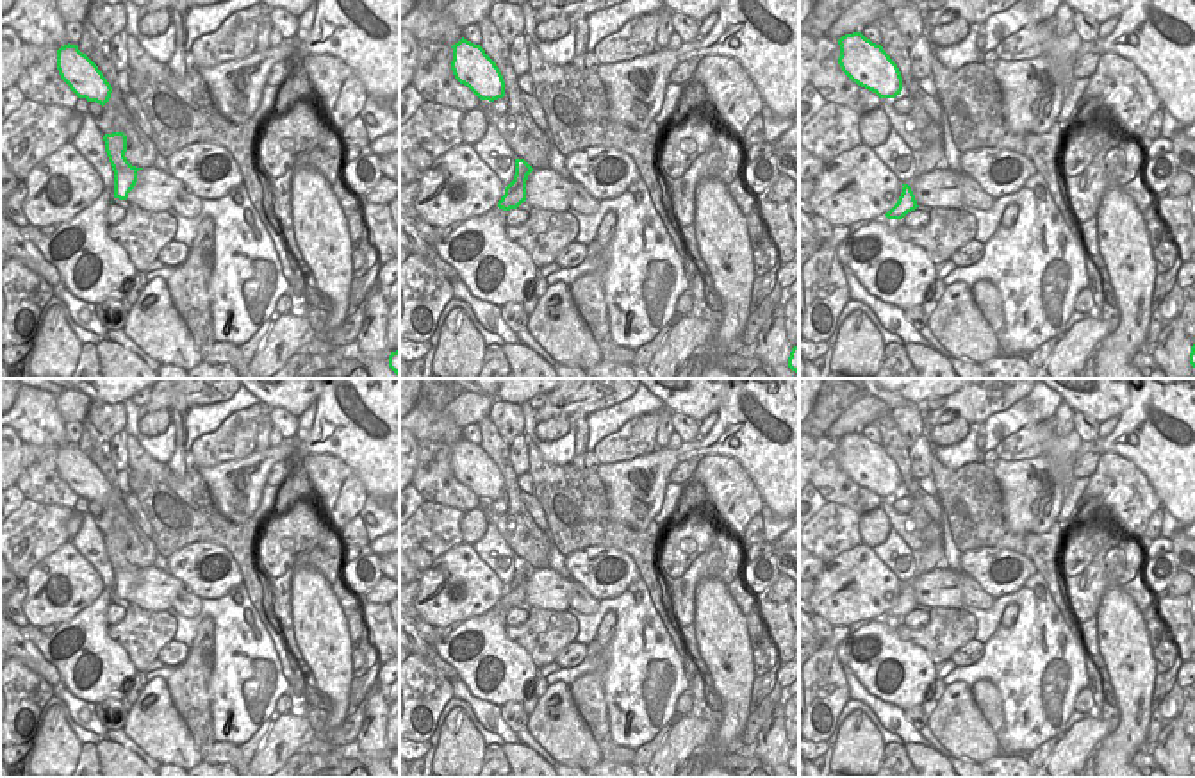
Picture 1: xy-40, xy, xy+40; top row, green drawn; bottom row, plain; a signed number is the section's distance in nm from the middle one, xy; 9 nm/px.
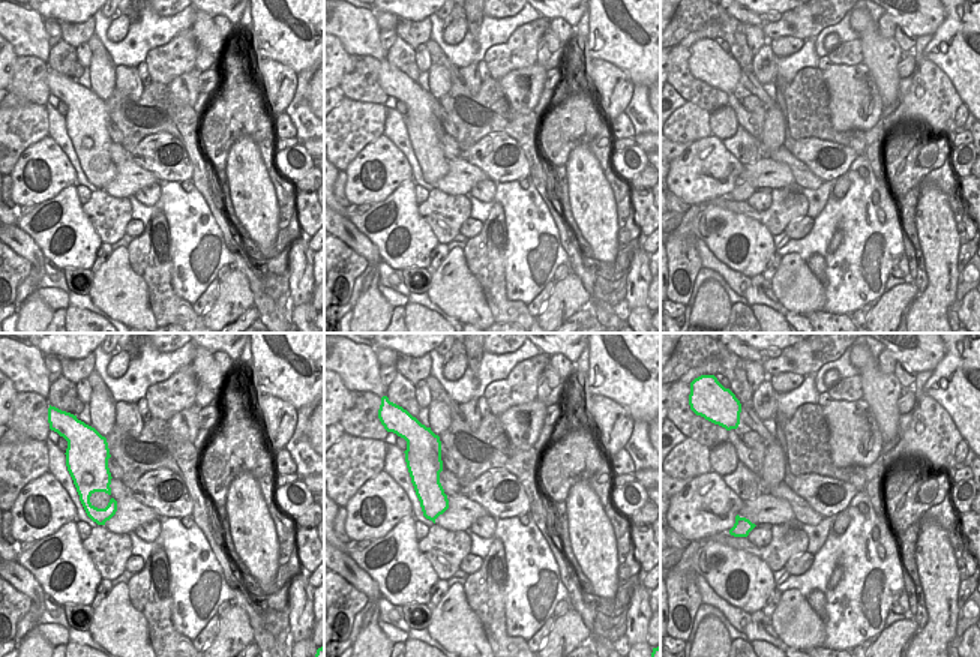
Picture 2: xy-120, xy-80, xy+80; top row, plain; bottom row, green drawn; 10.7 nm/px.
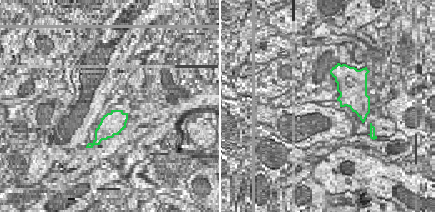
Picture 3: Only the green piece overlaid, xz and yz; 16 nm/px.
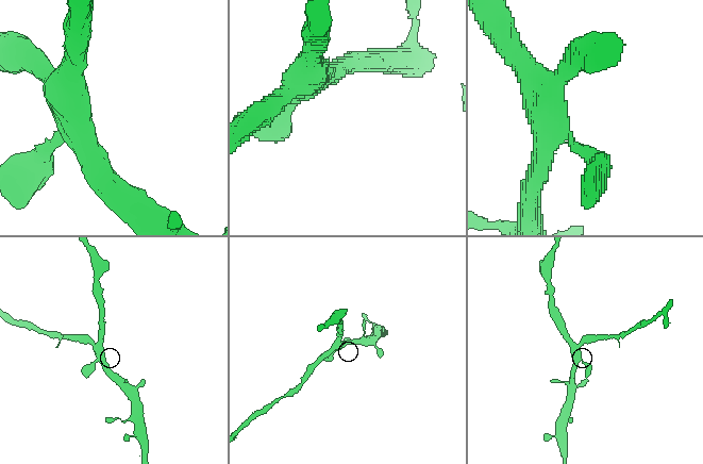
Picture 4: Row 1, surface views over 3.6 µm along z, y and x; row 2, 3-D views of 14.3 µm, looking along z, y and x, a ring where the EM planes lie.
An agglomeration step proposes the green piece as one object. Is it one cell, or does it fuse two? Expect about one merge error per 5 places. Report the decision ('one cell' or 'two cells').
one cell

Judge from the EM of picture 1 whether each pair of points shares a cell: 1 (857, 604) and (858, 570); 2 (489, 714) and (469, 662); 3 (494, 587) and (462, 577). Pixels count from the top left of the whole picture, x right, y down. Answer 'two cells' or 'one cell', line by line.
1: one cell
2: two cells
3: one cell

